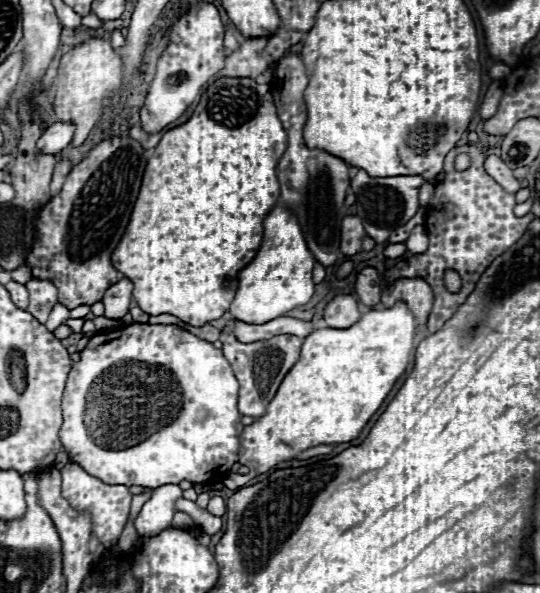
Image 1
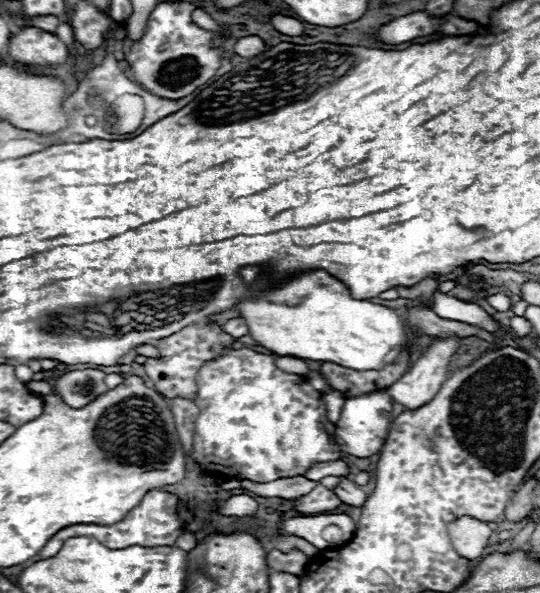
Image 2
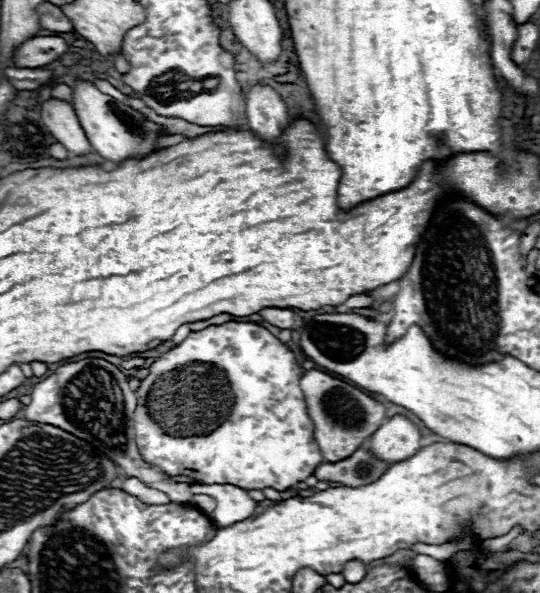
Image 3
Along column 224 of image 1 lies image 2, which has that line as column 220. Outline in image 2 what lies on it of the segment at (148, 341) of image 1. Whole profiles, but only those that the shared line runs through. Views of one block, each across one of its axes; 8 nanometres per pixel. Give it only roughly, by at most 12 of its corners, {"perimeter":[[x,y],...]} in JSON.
{"perimeter":[[250,348],[198,376],[192,458],[272,482],[340,460],[322,392]]}

